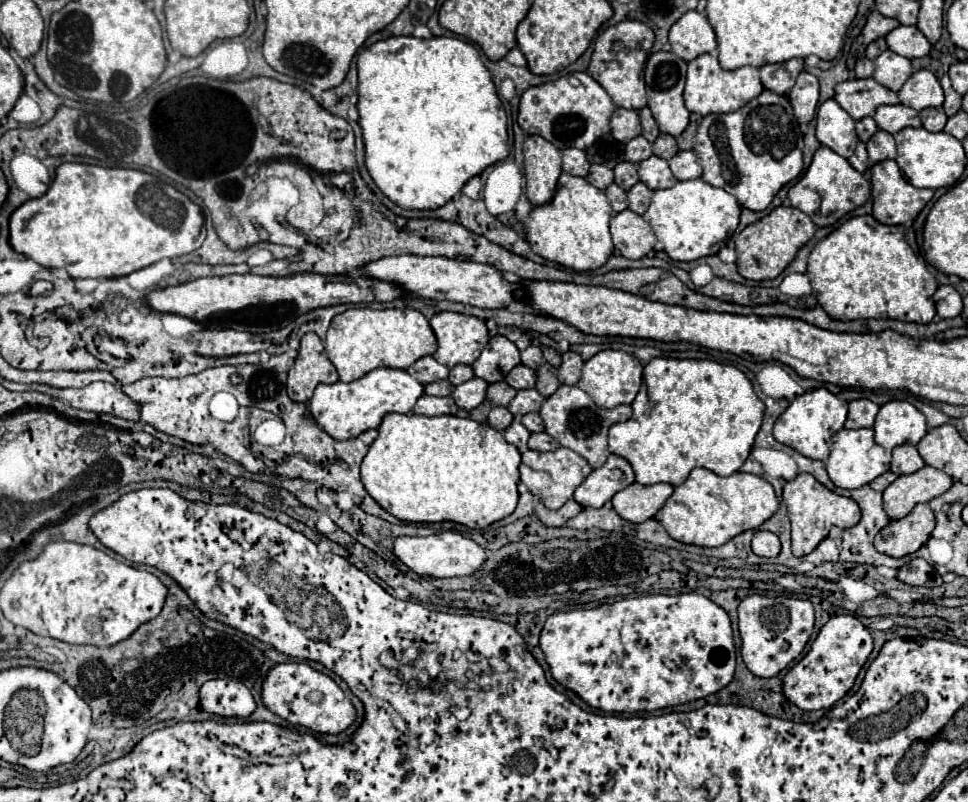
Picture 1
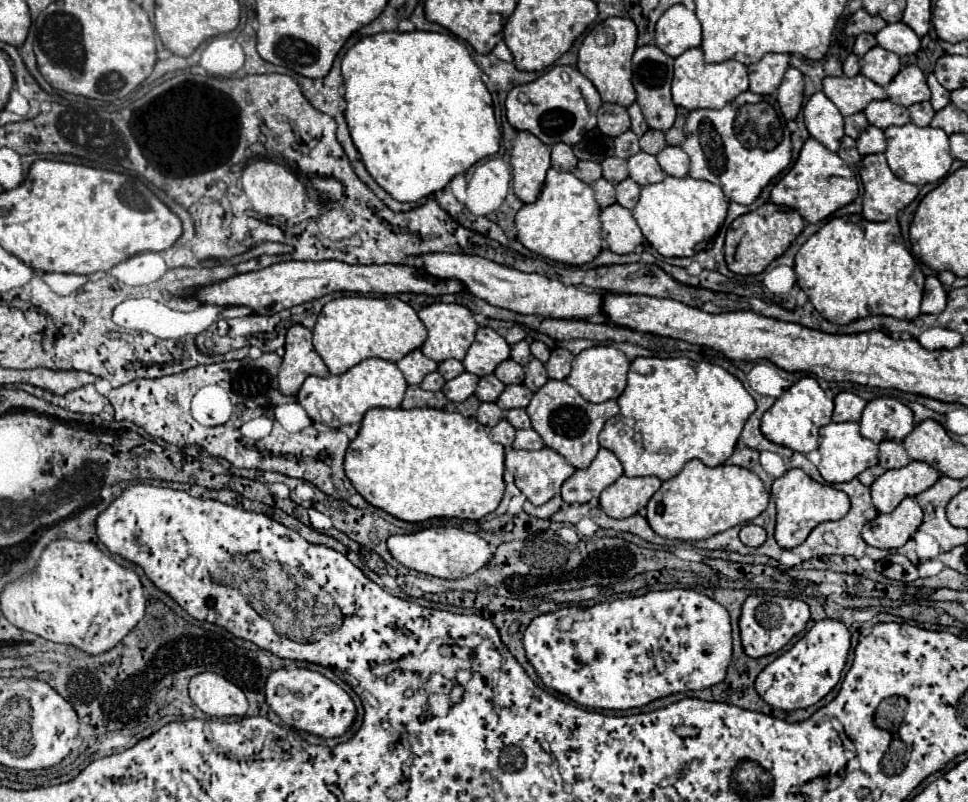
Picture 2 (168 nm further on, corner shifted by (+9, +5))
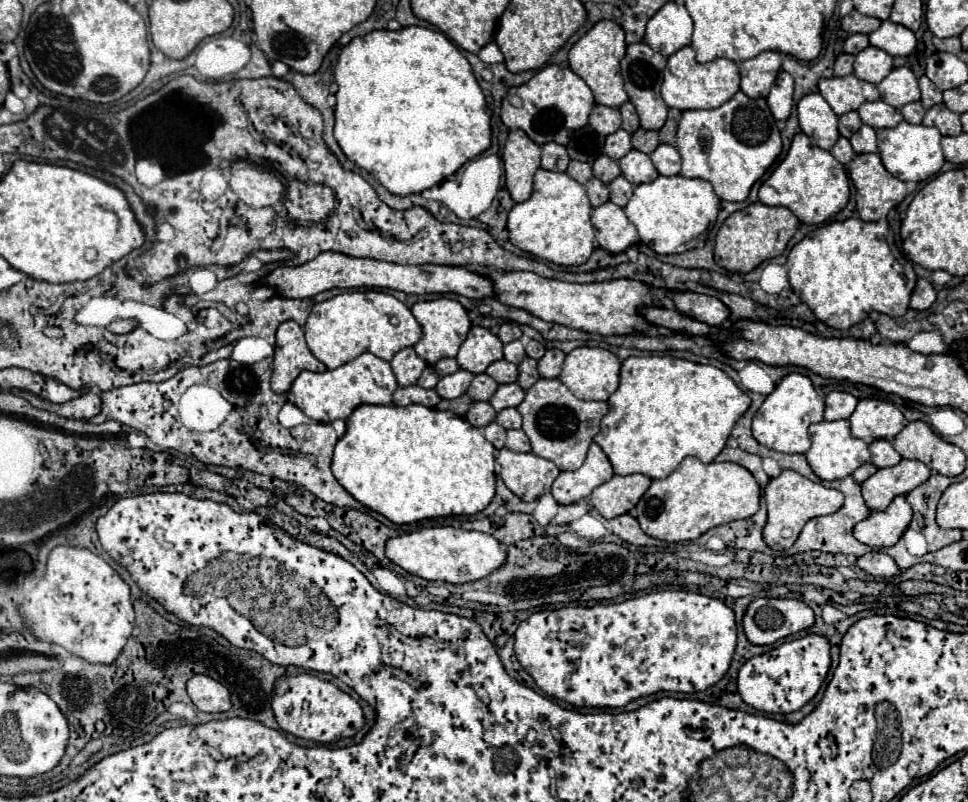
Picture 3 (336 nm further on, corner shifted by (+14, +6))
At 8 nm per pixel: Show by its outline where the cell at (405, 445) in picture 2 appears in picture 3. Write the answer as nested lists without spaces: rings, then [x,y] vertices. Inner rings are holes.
[[[363,404],[359,406],[351,418],[347,420],[347,432],[343,438],[339,438],[337,446],[335,446],[335,454],[333,454],[333,464],[331,464],[331,470],[333,470],[333,476],[339,480],[339,484],[353,496],[357,498],[363,506],[383,514],[387,520],[395,522],[395,524],[411,524],[411,522],[417,522],[417,520],[425,520],[439,517],[451,516],[451,514],[465,514],[465,516],[474,516],[483,512],[493,496],[495,496],[495,472],[493,472],[493,466],[495,466],[495,448],[493,444],[489,444],[483,436],[483,432],[475,426],[471,426],[465,418],[461,416],[455,416],[453,412],[441,412],[441,410],[435,410],[435,408],[427,408],[427,406],[421,406],[421,404],[411,404],[411,406],[373,406],[373,404]]]

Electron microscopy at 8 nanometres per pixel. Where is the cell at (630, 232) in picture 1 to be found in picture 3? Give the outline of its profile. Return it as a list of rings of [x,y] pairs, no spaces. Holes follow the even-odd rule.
[[[605,202],[593,208],[591,224],[595,228],[599,246],[611,254],[625,252],[629,246],[635,246],[639,242],[637,228],[629,222],[623,208],[613,202]]]

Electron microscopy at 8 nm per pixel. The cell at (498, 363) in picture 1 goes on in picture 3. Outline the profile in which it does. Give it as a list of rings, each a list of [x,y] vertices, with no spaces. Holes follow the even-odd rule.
[[[473,326],[469,330],[467,340],[461,344],[457,362],[463,370],[469,370],[471,374],[481,374],[487,370],[489,364],[503,358],[503,344],[501,340],[491,334],[483,326]]]

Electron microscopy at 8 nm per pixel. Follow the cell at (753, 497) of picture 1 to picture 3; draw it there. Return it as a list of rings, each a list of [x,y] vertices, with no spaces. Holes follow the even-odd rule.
[[[685,458],[665,480],[653,480],[637,504],[641,530],[667,542],[689,542],[707,530],[733,520],[749,518],[757,512],[761,488],[745,468],[731,462],[703,464],[697,458]]]

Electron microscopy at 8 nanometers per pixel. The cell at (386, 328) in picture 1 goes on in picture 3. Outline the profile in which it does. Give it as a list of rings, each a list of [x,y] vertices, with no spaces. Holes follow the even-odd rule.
[[[377,290],[343,292],[315,304],[303,330],[309,350],[329,370],[355,360],[363,352],[371,352],[381,360],[391,360],[399,350],[415,346],[415,342],[421,338],[421,326],[411,310],[393,294]]]

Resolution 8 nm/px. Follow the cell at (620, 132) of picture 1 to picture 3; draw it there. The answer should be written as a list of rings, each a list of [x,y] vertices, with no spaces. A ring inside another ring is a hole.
[[[597,104],[597,106],[591,110],[589,126],[591,126],[597,134],[603,134],[603,136],[609,136],[609,134],[617,132],[617,130],[621,128],[619,108],[609,108],[609,106]]]

